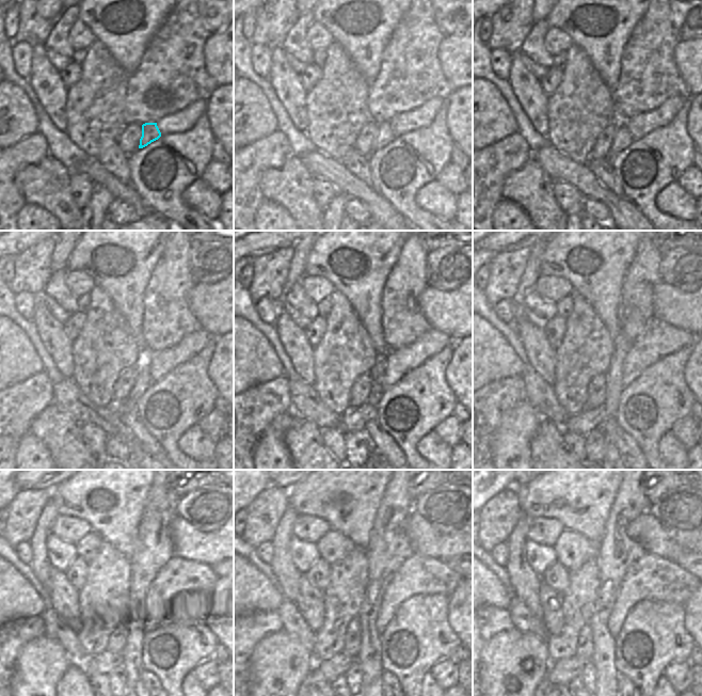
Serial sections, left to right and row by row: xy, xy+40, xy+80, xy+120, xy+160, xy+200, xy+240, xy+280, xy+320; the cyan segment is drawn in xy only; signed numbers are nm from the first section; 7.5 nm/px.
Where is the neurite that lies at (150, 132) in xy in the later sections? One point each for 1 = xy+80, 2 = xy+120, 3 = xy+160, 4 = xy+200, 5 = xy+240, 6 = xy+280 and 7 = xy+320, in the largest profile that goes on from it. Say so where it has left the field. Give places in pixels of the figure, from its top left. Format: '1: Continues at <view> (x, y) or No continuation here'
1: Continues at xy+80 (622, 139)
2: Continues at xy+120 (143, 380)
3: Continues at xy+160 (353, 420)
4: Continues at xy+200 (583, 423)
5: Continues at xy+240 (102, 663)
6: Continues at xy+280 (337, 665)
7: Continues at xy+320 (562, 671).

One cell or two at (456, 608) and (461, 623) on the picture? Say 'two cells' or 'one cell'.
one cell

